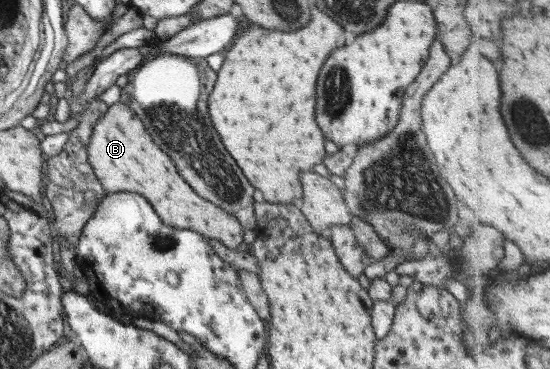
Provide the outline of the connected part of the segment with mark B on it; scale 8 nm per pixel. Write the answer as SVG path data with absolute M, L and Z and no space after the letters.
M116 101L106 107L105 114L93 125L86 151L93 174L107 193L129 192L141 196L149 202L165 226L197 231L206 239L217 240L230 249L242 248L241 223L225 210L201 199L186 184L172 160L152 142L127 104Z

